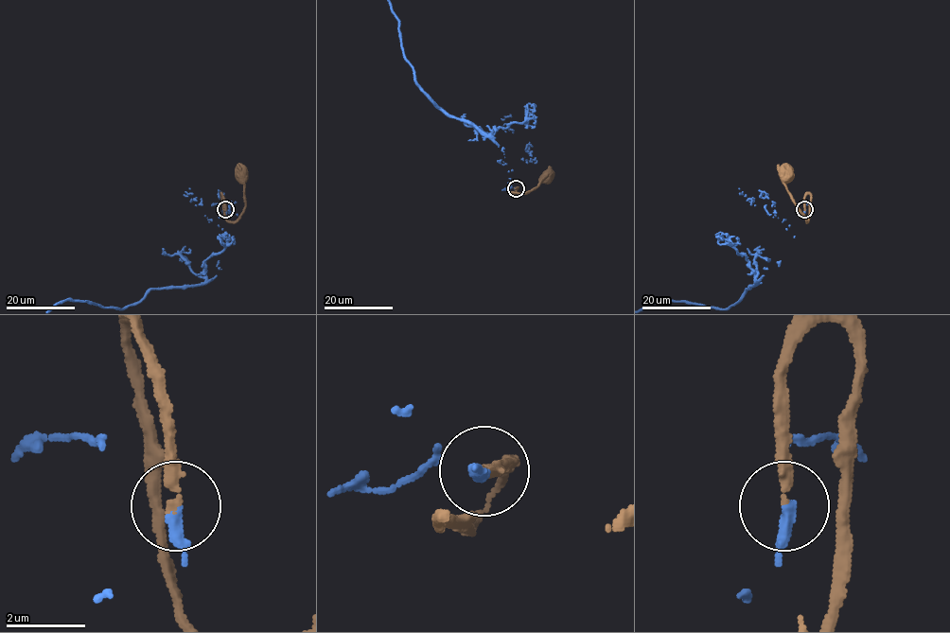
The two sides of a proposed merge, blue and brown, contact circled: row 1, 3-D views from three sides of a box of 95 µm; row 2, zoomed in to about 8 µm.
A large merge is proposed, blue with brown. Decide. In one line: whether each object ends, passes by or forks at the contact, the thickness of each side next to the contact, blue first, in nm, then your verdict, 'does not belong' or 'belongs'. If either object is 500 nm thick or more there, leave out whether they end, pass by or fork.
blue ends | brown ends | 280/280 nm | belongs

